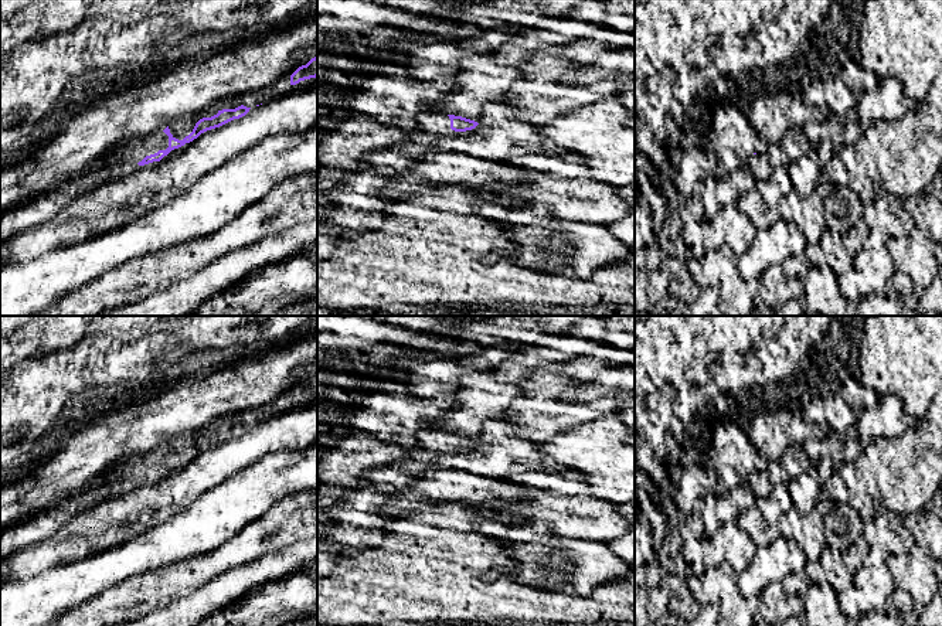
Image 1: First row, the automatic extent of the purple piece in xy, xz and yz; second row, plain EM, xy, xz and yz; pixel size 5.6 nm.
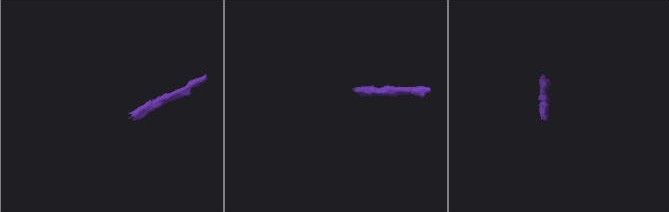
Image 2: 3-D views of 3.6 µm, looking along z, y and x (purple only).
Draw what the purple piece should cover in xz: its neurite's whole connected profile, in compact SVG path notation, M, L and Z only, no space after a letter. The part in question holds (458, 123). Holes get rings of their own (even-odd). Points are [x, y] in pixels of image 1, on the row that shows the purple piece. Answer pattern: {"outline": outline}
{"outline": "M435 110L422 112L415 118L418 130L424 133L452 136L456 132L475 129L479 123L462 116L443 115Z"}

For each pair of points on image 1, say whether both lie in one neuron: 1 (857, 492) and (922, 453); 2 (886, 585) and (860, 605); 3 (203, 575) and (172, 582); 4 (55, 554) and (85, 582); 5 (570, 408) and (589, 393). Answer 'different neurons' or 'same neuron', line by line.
1: same neuron
2: same neuron
3: same neuron
4: different neurons
5: different neurons

